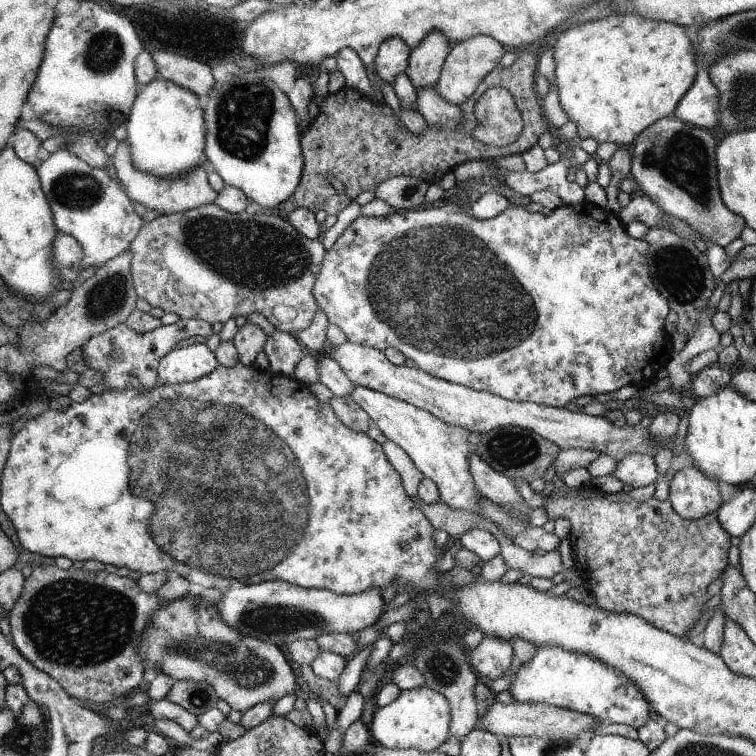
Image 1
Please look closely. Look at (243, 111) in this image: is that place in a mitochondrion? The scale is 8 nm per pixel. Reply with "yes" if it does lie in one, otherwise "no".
yes

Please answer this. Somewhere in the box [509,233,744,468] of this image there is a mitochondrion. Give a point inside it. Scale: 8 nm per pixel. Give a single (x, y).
(679, 271)

